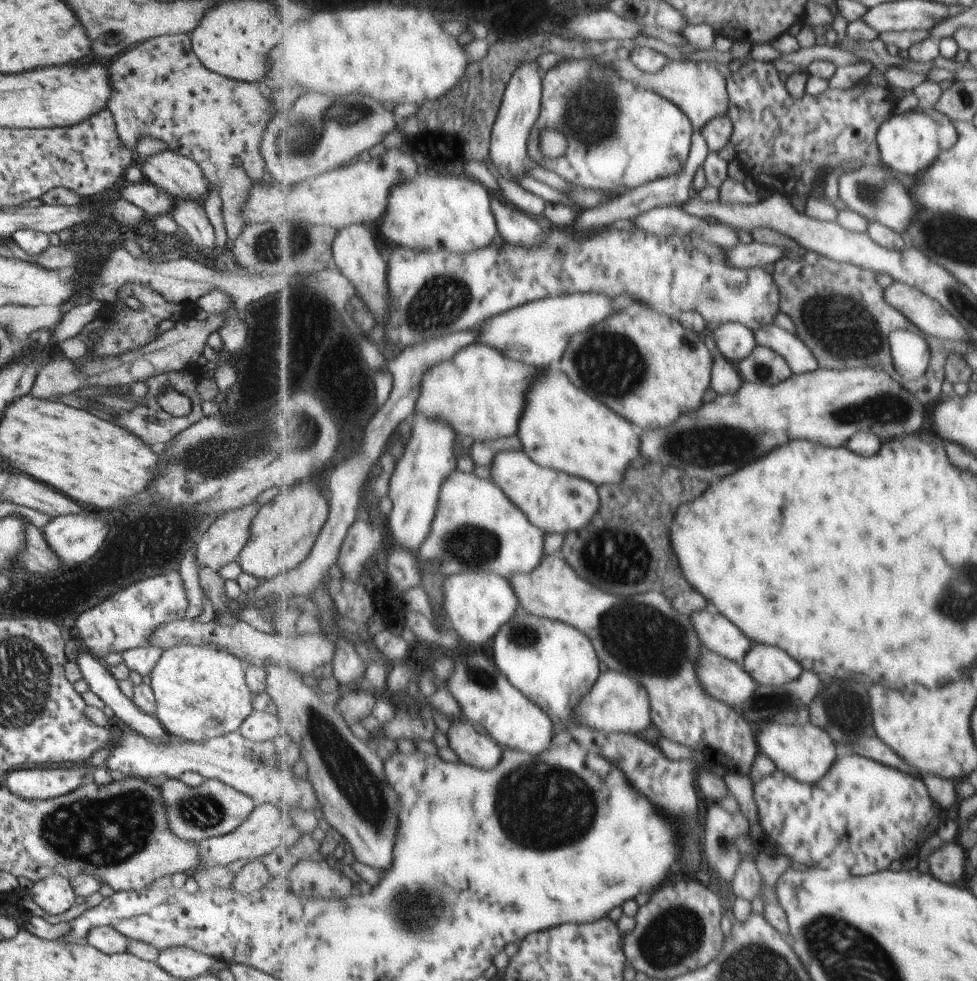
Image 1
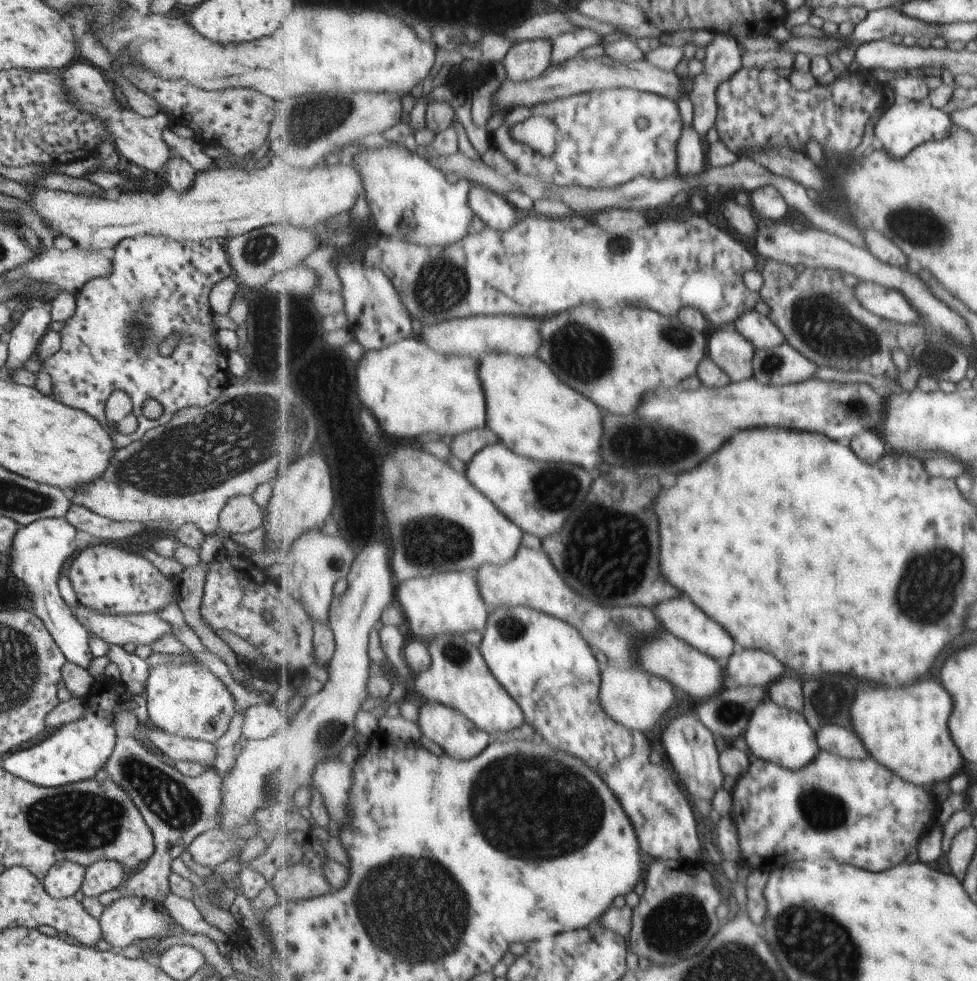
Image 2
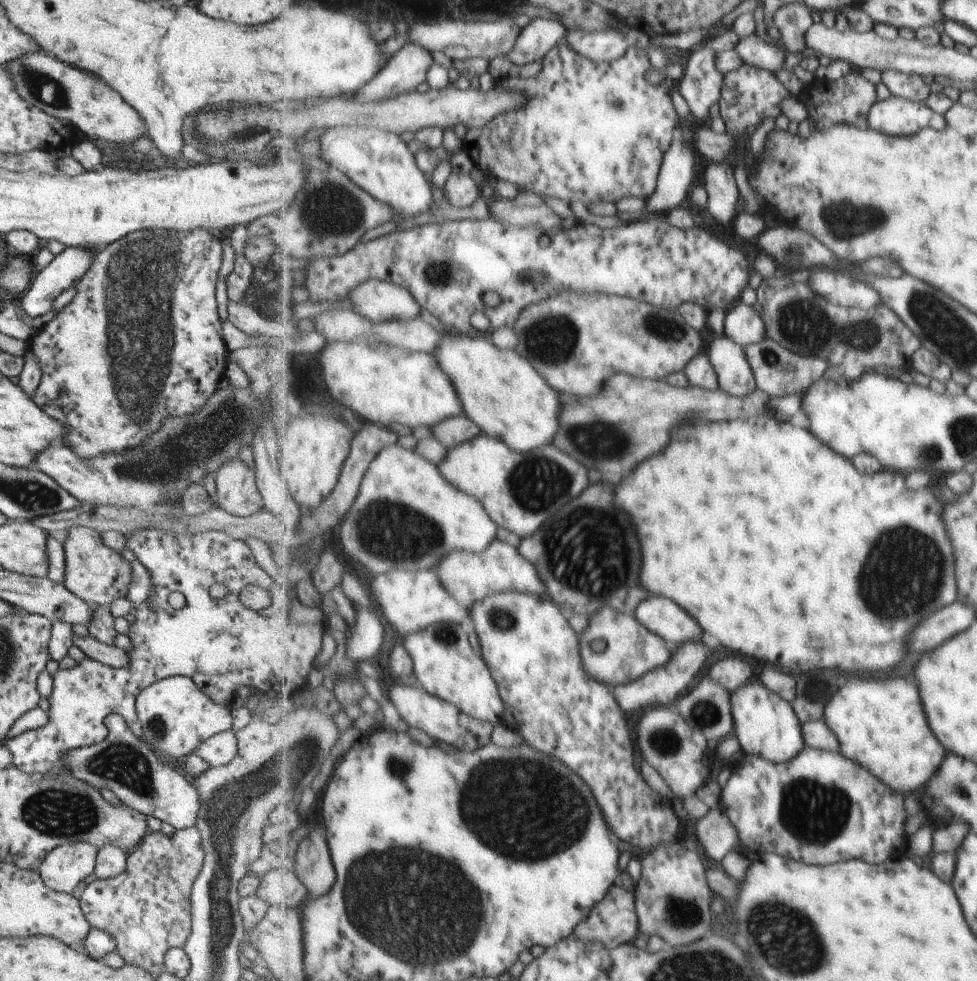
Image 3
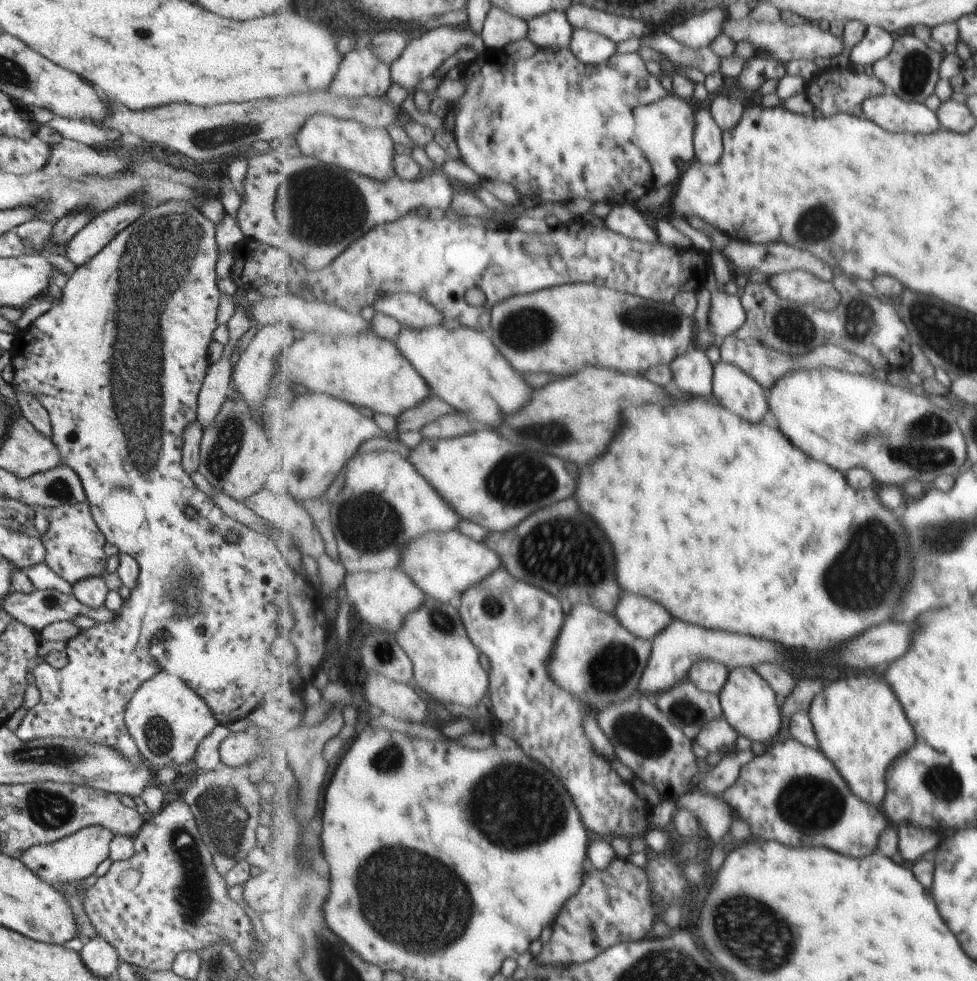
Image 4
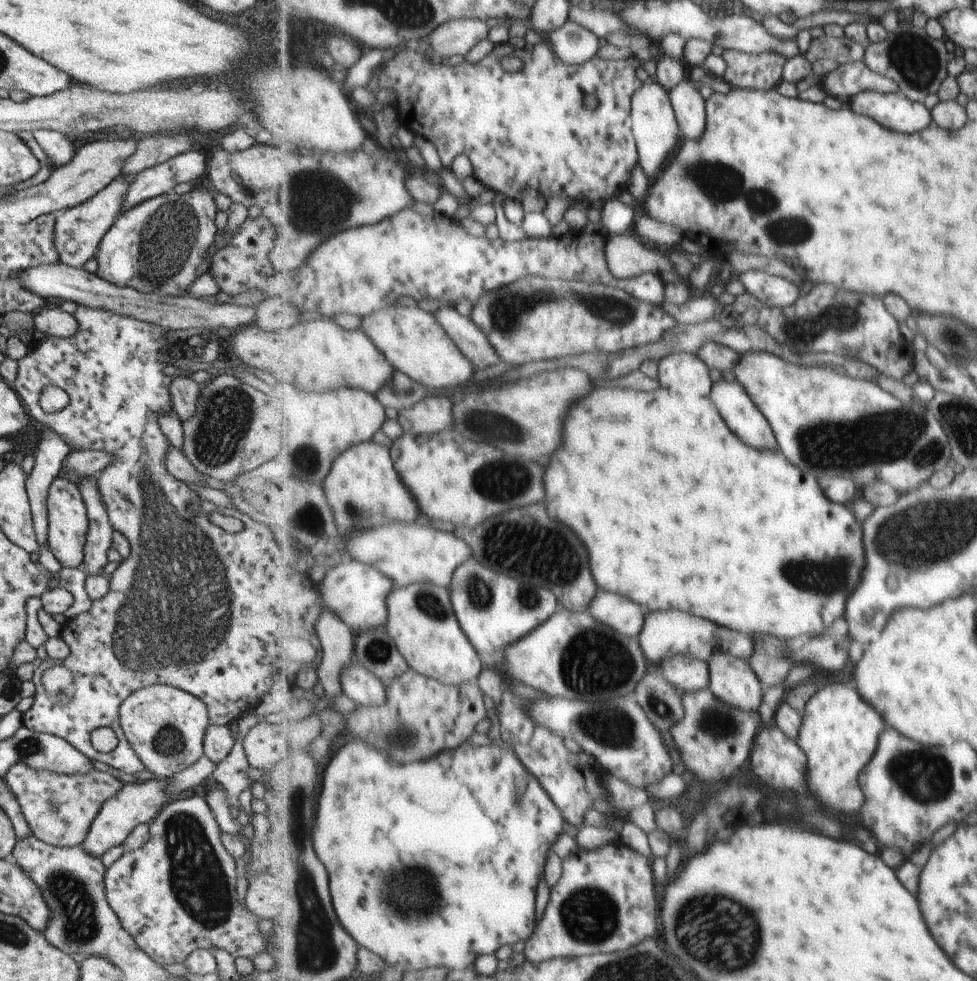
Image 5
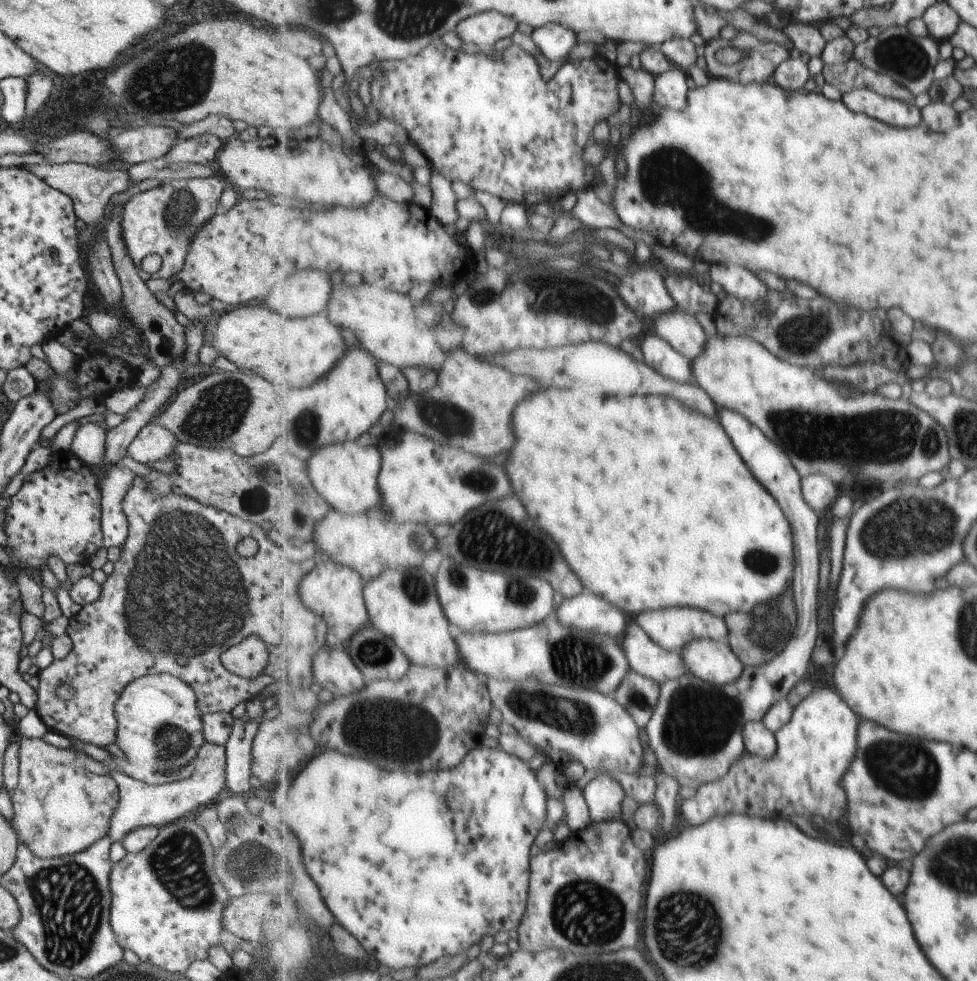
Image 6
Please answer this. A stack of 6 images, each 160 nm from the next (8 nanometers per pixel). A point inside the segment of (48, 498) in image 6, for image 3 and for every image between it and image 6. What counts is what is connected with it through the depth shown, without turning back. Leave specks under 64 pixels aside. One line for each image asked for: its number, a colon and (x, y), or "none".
3: (95, 573)
4: (74, 548)
5: (67, 517)

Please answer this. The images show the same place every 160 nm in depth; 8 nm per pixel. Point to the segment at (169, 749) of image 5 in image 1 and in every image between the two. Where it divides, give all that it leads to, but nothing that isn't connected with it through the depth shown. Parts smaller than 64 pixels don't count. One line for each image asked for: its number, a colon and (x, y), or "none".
1: (200, 693)
2: (185, 701)
3: (175, 716)
4: (166, 719)

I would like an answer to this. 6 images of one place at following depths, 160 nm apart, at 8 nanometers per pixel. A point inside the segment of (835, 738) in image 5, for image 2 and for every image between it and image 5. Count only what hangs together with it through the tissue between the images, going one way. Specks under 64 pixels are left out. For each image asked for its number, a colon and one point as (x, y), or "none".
2: (904, 729)
3: (882, 725)
4: (861, 727)

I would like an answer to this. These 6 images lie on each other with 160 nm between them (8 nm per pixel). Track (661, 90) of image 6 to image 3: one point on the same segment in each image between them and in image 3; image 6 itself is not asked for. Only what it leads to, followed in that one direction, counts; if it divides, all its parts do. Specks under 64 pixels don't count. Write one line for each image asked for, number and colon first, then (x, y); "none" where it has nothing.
3: (720, 182)
4: (709, 144)
5: (689, 105)

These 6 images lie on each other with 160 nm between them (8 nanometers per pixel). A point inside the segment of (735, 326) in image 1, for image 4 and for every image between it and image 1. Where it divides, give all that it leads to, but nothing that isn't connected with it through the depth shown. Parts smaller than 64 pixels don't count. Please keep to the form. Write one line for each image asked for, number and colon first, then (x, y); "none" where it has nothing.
2: (729, 349)
3: (736, 377)
4: (737, 391)

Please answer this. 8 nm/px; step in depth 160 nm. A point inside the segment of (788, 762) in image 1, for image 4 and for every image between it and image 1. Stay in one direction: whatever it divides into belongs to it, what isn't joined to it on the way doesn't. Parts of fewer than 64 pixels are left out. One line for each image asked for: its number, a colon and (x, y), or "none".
2: (777, 734)
3: (766, 725)
4: (749, 702)

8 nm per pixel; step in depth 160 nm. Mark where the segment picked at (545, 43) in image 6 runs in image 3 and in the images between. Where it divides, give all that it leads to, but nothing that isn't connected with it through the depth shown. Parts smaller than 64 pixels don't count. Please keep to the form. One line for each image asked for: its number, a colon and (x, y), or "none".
3: (599, 46)
4: (590, 47)
5: (574, 44)

